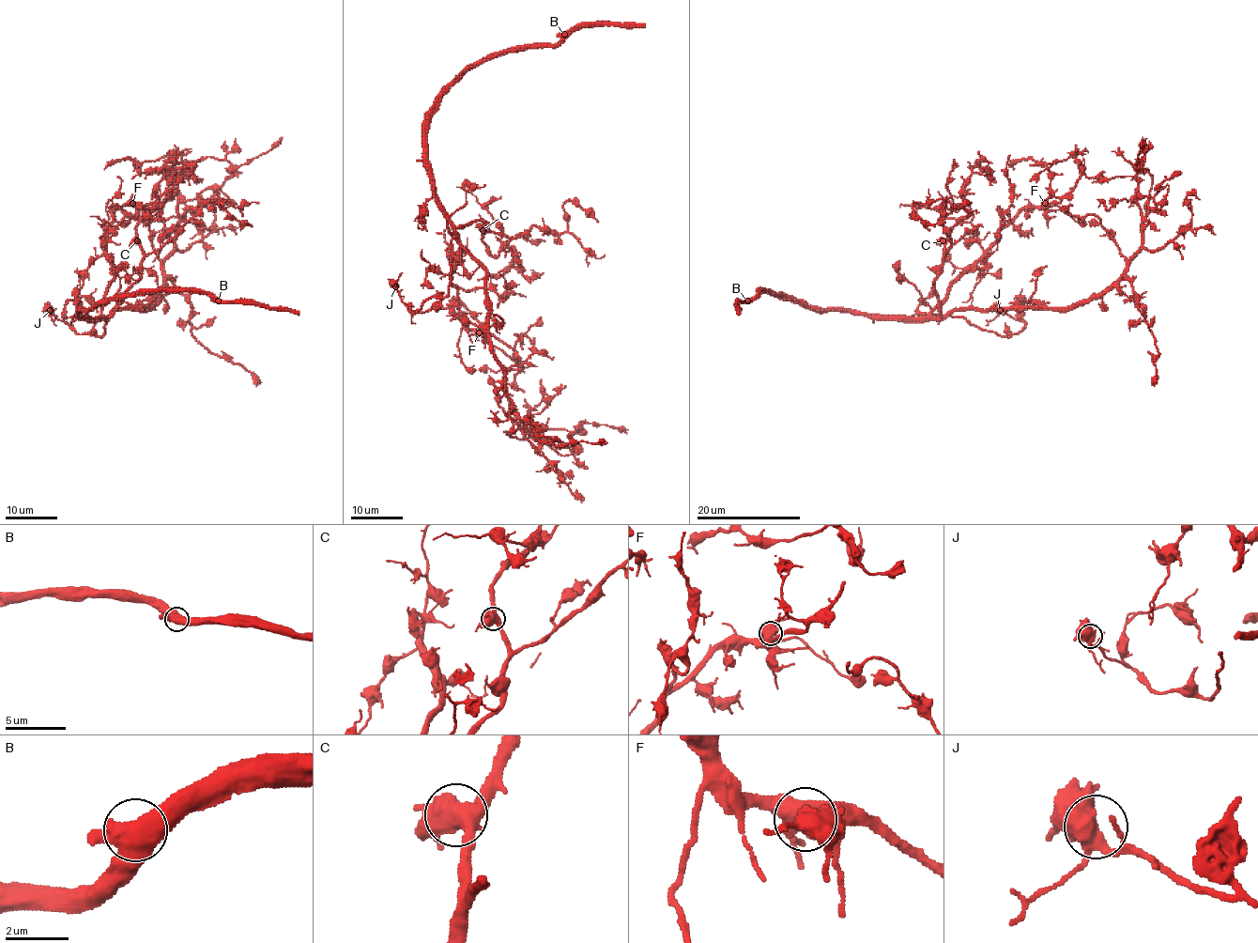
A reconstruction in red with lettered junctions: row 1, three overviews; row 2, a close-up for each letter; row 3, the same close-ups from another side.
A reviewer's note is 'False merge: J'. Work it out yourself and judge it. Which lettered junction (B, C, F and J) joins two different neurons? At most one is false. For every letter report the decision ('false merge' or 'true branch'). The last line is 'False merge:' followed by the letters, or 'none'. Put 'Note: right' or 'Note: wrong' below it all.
B: true branch
C: true branch
F: true branch
J: true branch
False merge: none
Note: wrong

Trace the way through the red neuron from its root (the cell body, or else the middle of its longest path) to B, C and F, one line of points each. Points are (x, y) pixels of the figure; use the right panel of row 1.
B: (962, 310), (955, 310), (940, 317), (877, 317), (848, 311), (814, 311), (770, 291), (759, 291), (746, 301)
C: (962, 310), (942, 315), (933, 281), (942, 264), (943, 240)
F: (962, 310), (940, 317), (931, 314), (948, 287), (1023, 209), (1045, 203)

